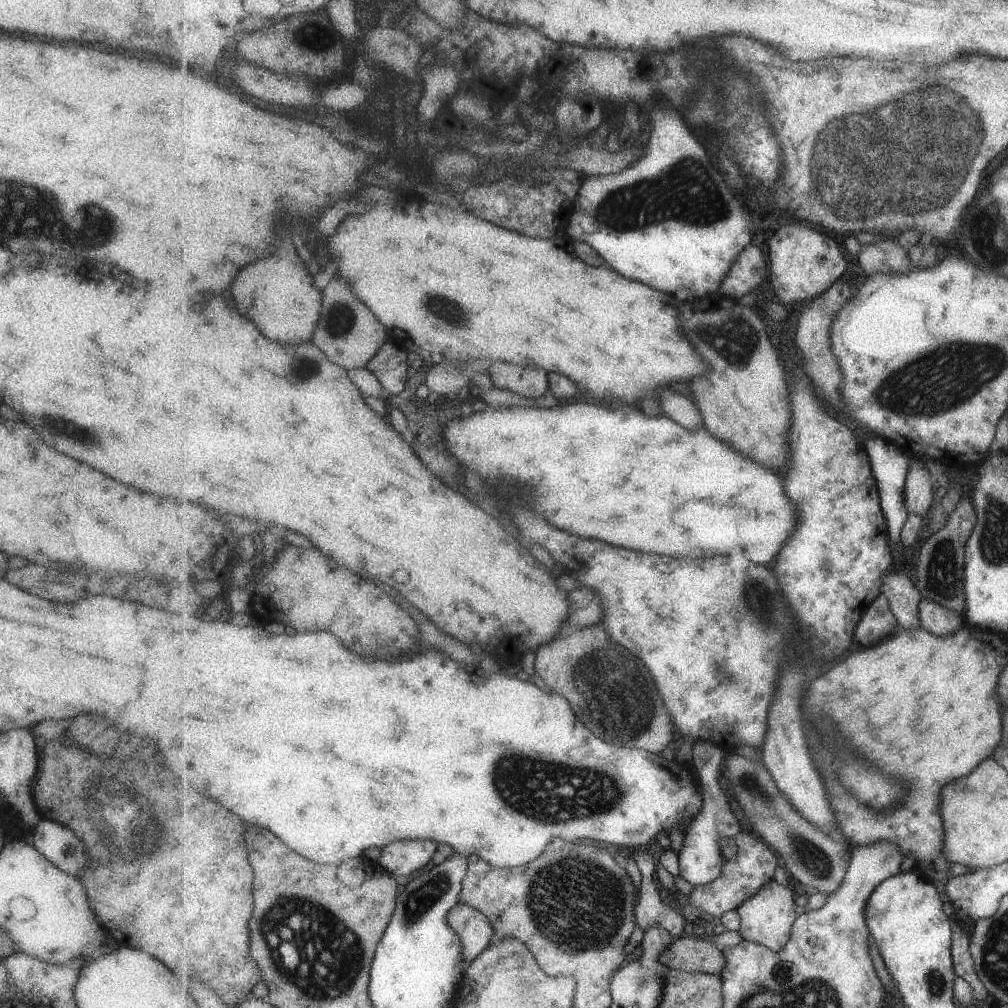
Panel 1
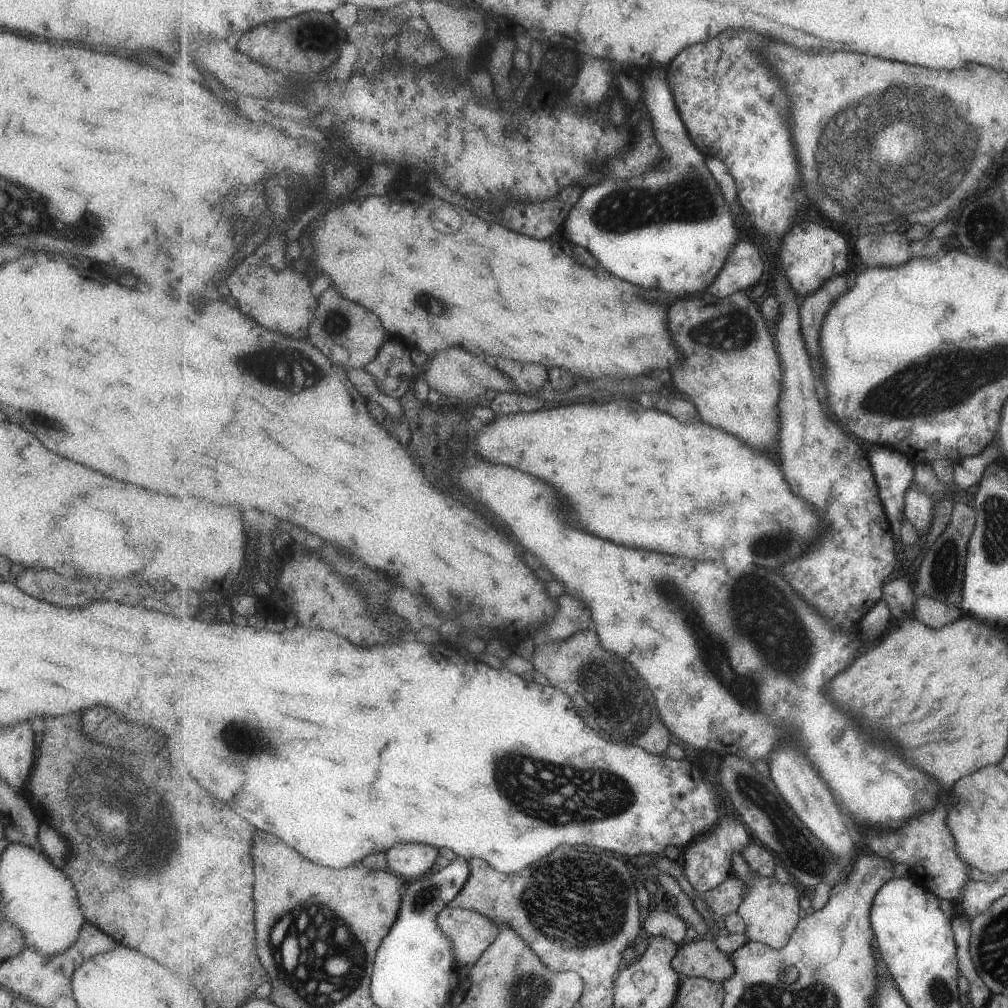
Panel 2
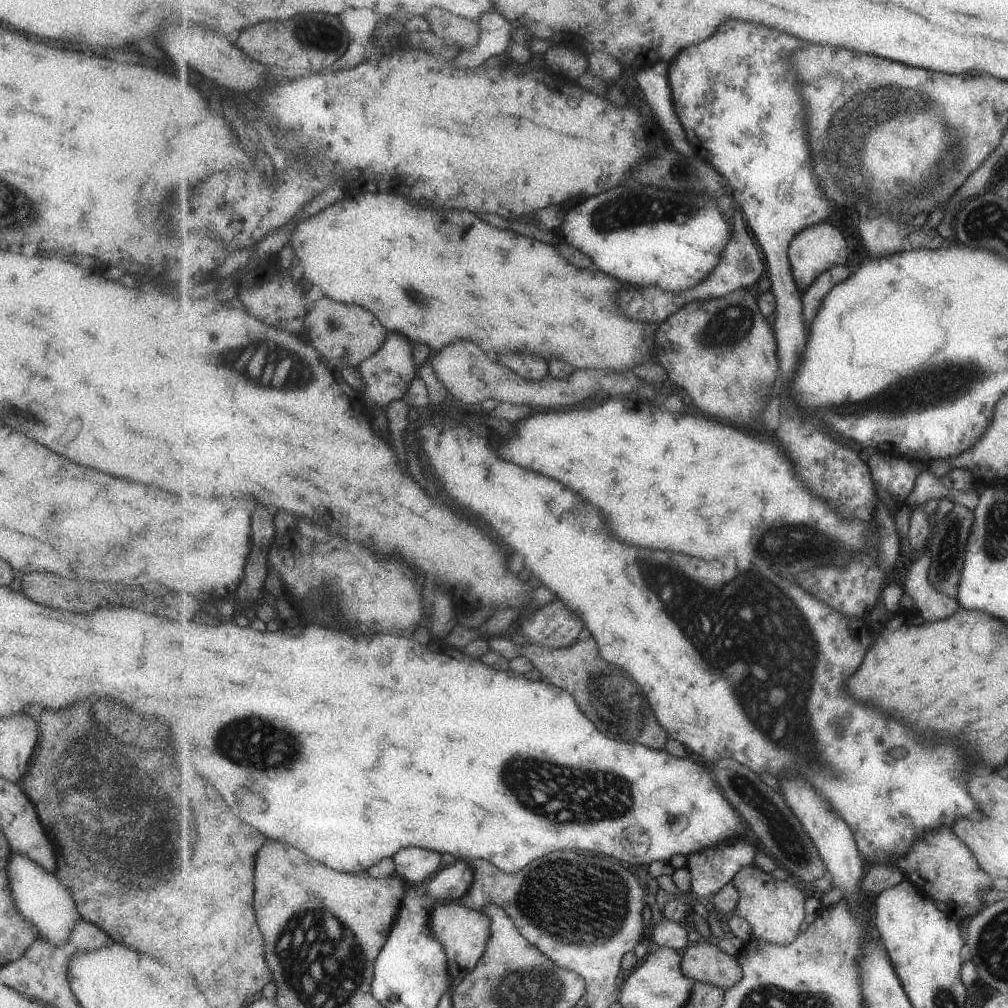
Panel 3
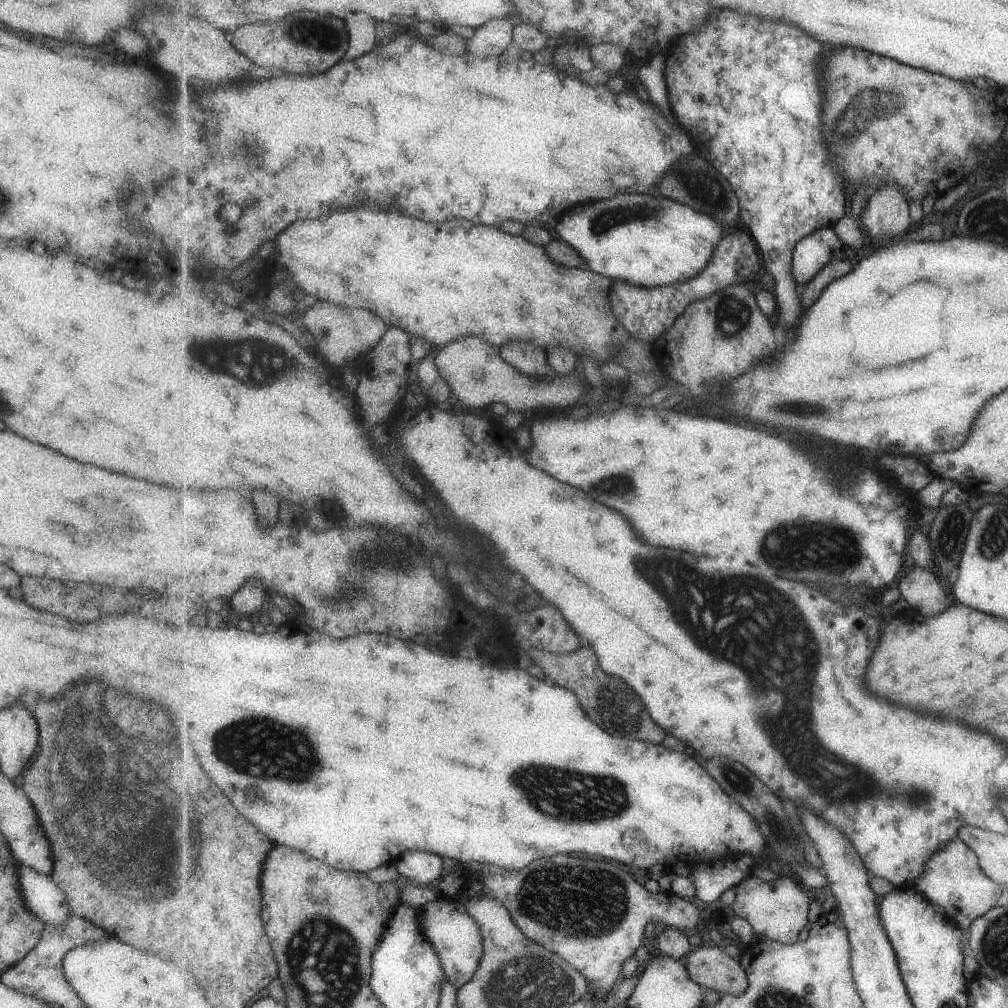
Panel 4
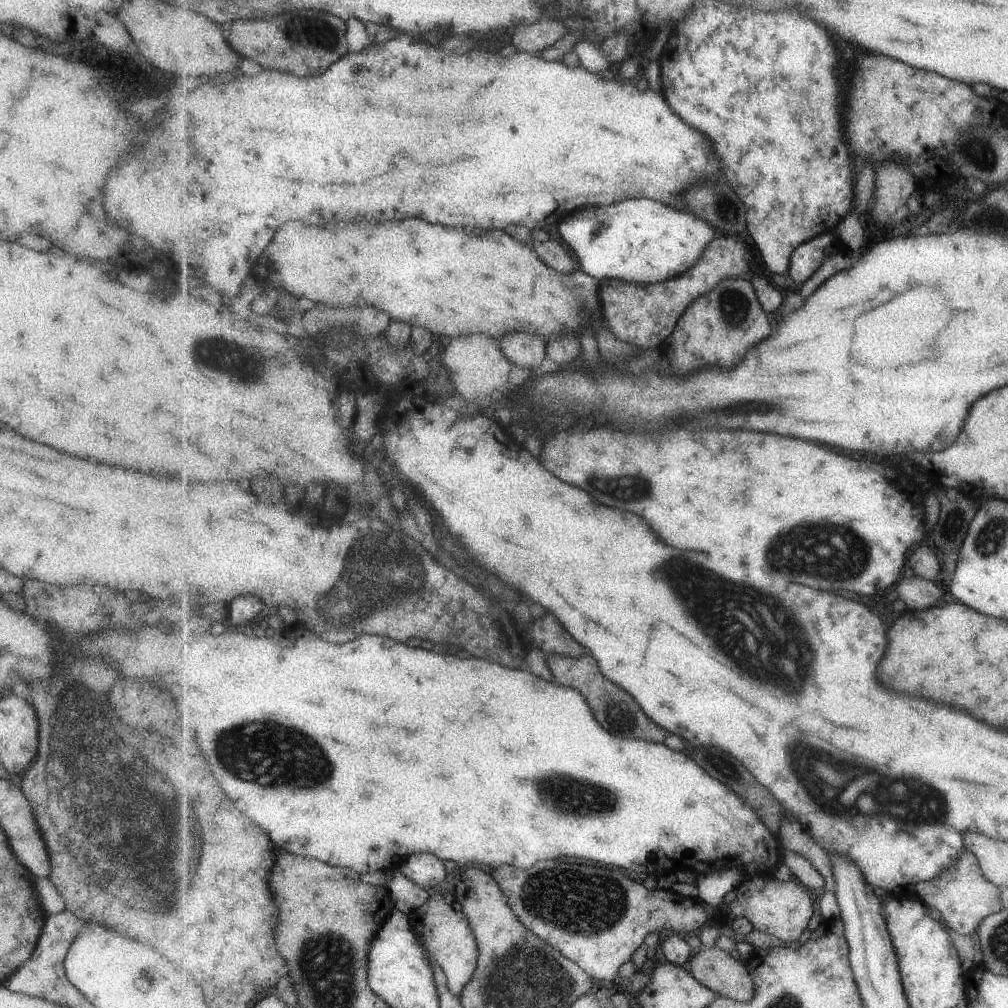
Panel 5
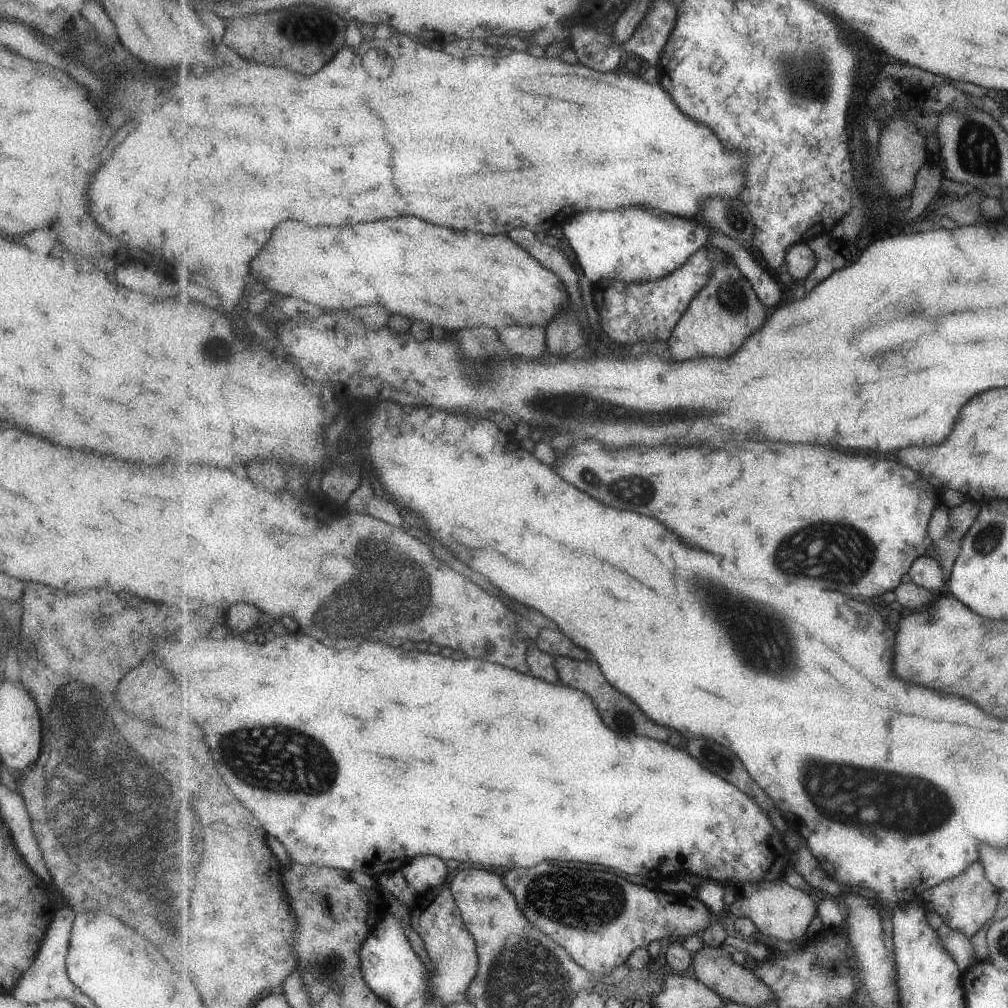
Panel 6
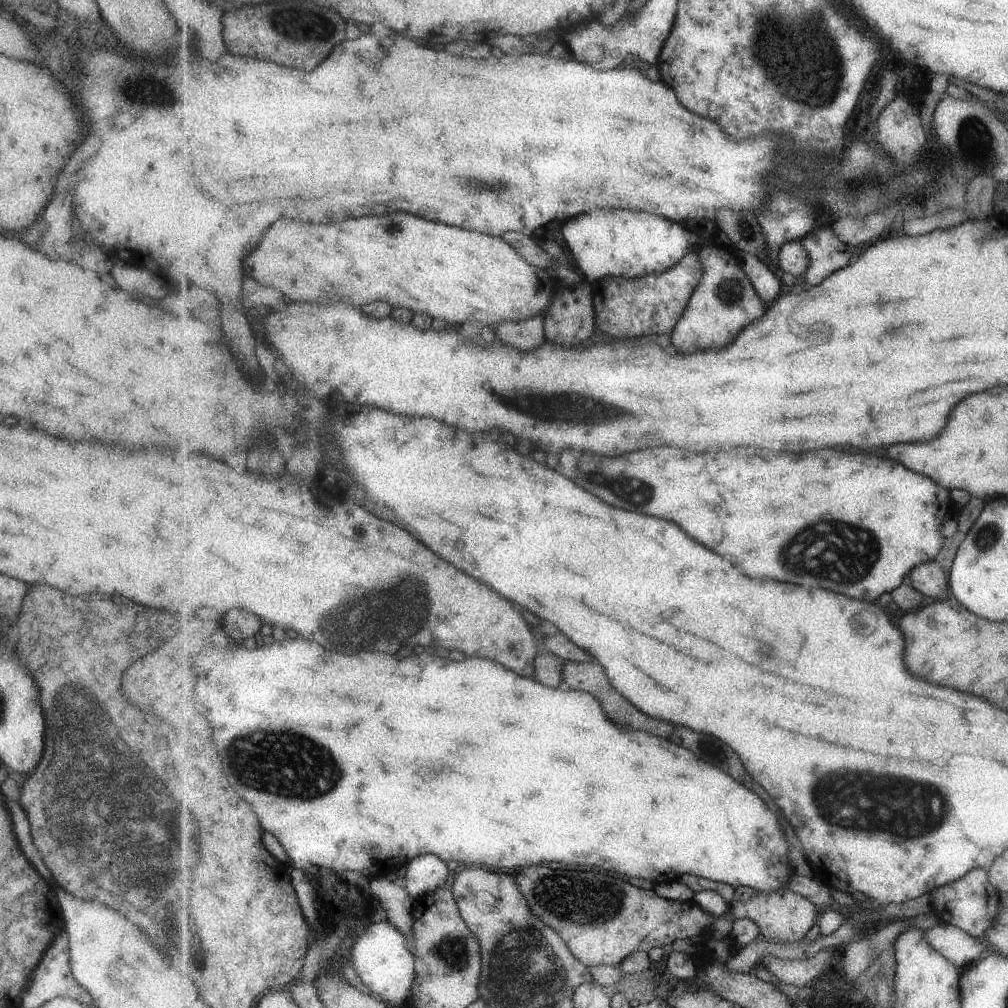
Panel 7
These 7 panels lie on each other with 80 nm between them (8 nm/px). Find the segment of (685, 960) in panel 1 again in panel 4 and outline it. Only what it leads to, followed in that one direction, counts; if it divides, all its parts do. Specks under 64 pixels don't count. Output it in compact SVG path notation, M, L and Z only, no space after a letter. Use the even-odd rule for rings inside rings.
M707 943L695 947L686 957L686 965L695 982L722 996L744 993L748 987L748 972L740 957L729 956L721 947Z

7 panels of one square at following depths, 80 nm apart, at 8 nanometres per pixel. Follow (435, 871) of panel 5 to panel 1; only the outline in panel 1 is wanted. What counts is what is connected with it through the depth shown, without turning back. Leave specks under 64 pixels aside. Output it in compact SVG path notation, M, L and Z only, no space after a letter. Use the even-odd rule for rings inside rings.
M403 840L387 846L379 858L379 864L395 877L414 874L433 858L439 850L433 840Z

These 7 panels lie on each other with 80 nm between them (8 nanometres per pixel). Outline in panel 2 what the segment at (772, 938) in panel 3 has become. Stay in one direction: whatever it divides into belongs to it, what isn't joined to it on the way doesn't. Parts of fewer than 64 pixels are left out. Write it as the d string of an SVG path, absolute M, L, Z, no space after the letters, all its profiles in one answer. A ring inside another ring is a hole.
M733 852L730 858L733 873L748 886L747 896L738 908L738 913L747 923L745 936L748 940L765 943L774 949L782 949L787 946L795 927L802 919L802 900L799 898L797 888L791 883L781 884L775 877L757 875L750 869L747 859L739 852Z

